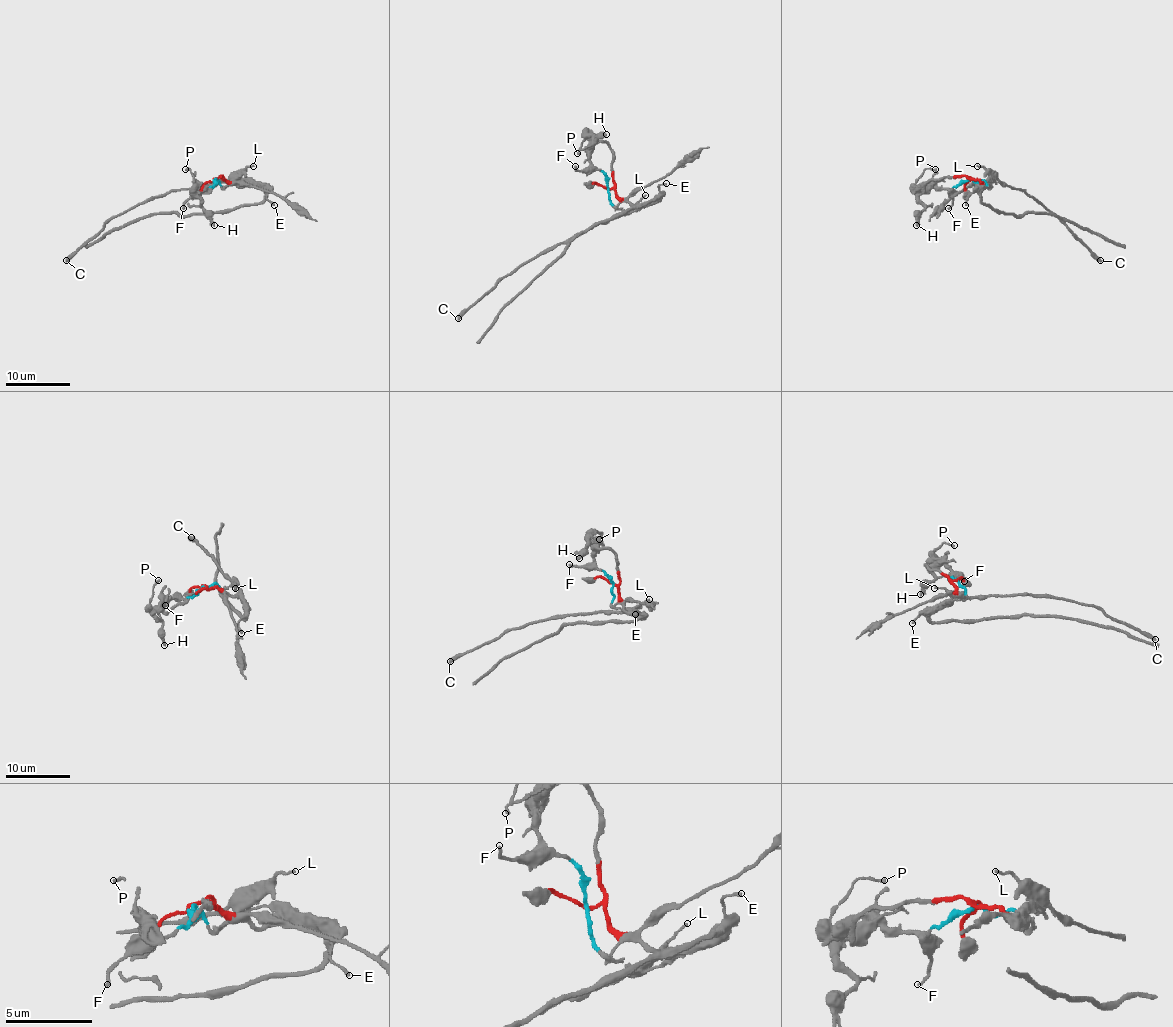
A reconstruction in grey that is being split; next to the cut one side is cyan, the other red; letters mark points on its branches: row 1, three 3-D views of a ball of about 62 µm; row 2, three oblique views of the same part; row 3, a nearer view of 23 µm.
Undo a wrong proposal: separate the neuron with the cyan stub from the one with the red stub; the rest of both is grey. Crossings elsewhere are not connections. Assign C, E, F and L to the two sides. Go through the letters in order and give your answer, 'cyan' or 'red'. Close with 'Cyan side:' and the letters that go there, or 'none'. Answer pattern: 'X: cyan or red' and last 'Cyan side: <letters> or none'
C: cyan
E: red
F: cyan
L: cyan
Cyan side: C, F, L

